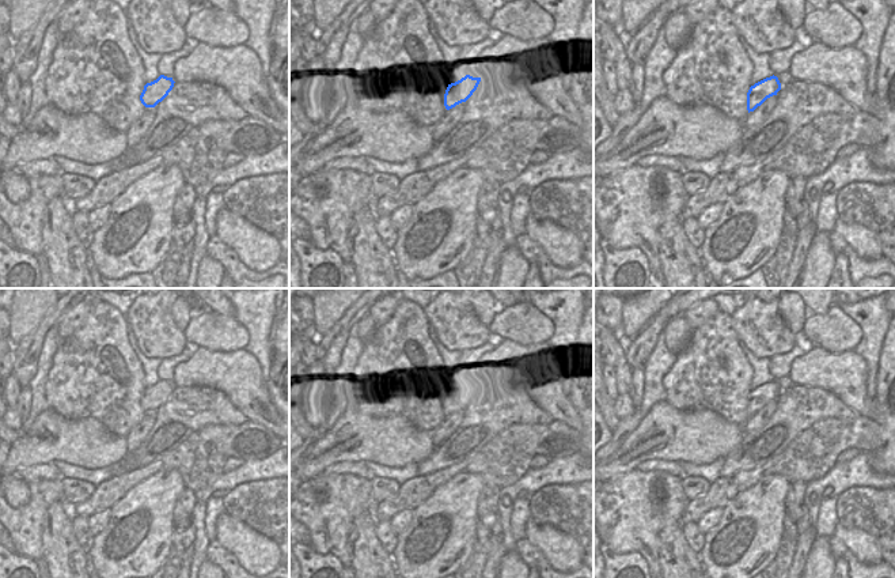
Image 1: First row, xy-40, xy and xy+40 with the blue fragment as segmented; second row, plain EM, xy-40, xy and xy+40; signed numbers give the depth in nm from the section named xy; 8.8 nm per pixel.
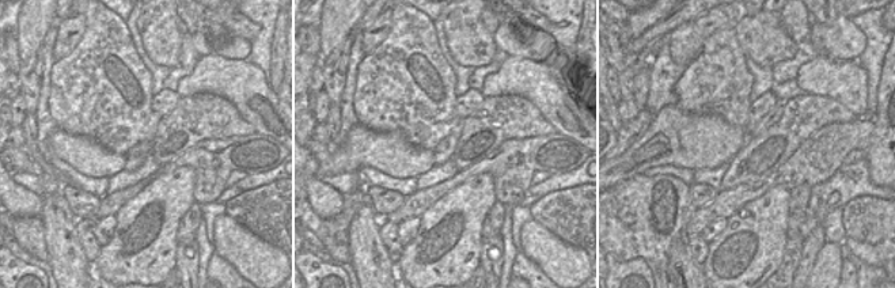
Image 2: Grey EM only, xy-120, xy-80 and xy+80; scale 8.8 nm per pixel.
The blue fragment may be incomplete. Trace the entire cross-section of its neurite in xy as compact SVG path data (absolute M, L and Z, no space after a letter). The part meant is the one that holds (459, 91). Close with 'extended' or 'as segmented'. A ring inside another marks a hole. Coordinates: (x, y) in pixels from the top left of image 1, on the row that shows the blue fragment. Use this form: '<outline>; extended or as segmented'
M466 75L460 80L448 84L444 94L445 109L450 110L462 102L466 102L477 90L479 82L481 78L473 78L470 75Z; as segmented

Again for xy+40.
M777 76L766 78L750 87L747 92L747 110L754 112L767 98L777 95L781 90L781 83Z; as segmented

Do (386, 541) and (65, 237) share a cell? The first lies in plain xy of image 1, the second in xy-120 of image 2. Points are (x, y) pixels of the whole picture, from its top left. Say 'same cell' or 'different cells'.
different cells

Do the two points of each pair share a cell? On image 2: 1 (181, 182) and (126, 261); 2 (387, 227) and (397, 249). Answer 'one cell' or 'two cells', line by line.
1: one cell
2: one cell

